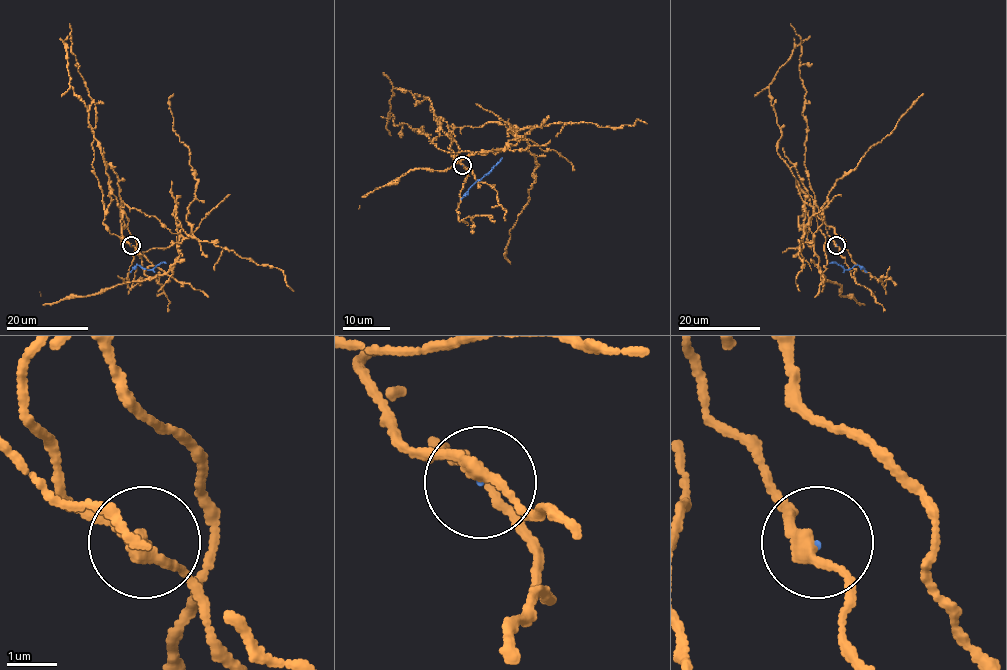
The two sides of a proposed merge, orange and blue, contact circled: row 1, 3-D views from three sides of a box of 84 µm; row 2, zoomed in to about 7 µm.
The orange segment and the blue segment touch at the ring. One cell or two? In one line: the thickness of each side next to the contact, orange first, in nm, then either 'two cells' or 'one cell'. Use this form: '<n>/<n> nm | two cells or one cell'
280/30 nm | two cells

